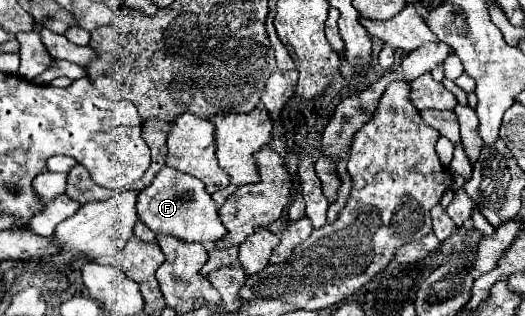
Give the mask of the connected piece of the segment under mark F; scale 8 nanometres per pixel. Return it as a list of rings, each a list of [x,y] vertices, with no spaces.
[[[164,167],[154,181],[144,187],[138,195],[138,215],[144,225],[148,225],[154,233],[178,237],[184,243],[216,243],[222,235],[226,235],[226,227],[220,221],[218,207],[210,193],[204,189],[202,181],[184,175],[176,169]]]

